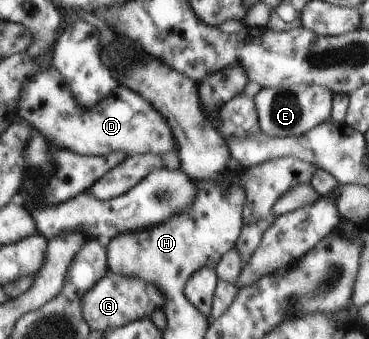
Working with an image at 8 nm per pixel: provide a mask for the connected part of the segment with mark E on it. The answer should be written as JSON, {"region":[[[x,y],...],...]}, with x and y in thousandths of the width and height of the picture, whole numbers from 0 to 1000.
{"region":[[[797,248],[791,265],[710,257],[688,283],[707,389],[734,404],[805,404],[824,398],[867,363],[894,354],[900,324],[892,260]]]}

